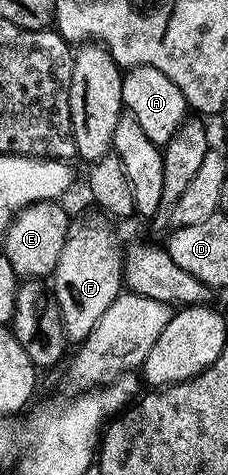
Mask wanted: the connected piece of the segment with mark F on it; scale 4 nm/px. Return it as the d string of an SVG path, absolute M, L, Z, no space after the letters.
M75 214L71 218L64 250L52 276L52 290L60 305L66 338L74 345L92 333L92 325L100 321L104 309L124 291L124 247L118 244L115 224L105 214L93 214Z

